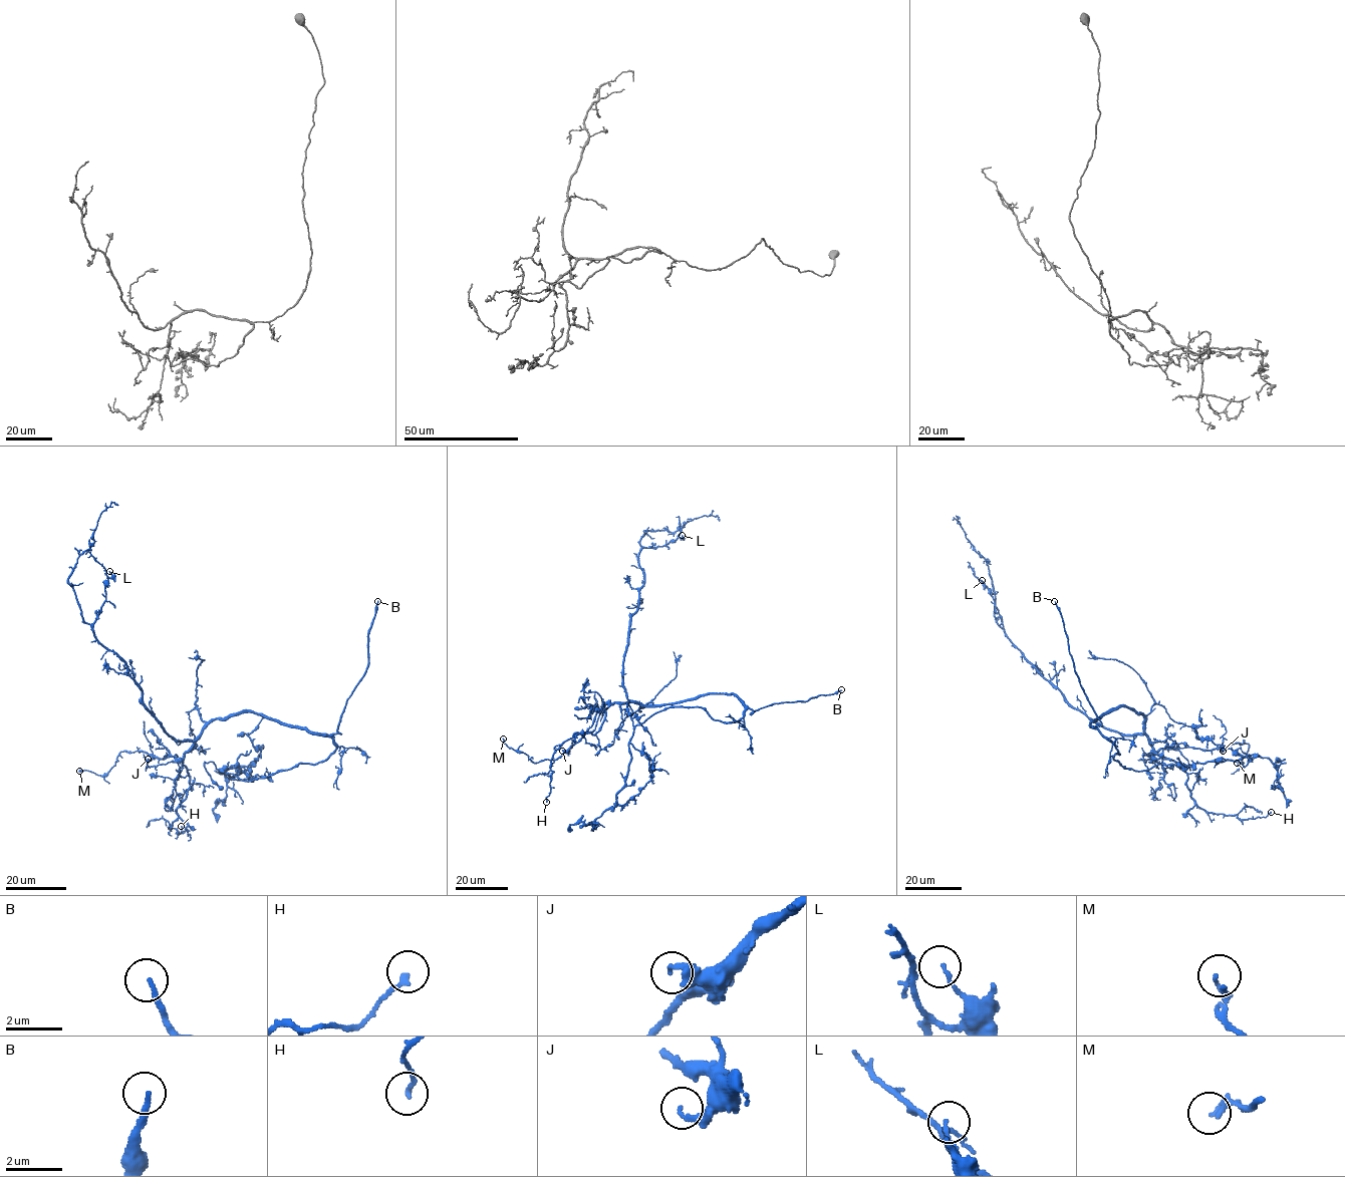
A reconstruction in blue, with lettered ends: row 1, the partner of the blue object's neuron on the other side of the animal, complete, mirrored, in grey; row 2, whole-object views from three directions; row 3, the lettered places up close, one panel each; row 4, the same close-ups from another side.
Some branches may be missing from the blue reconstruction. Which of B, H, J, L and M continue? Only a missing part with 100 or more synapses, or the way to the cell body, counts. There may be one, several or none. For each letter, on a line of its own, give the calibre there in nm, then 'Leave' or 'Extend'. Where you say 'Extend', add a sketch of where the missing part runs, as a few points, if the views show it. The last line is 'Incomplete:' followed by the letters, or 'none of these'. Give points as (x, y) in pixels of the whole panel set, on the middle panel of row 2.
B: Thickness 160 nm. Extend
H: Thickness 170 nm. Leave
J: Thickness 140 nm. Leave
L: Thickness 110 nm. Leave
M: Thickness 130 nm. Leave
Incomplete: B

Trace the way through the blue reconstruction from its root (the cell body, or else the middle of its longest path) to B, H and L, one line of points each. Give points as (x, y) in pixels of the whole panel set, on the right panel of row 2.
B: (1120, 707), (1091, 720), (1090, 724), (1101, 724), (1075, 672), (1062, 615), (1054, 601)
H: (1120, 707), (1141, 712), (1153, 749), (1186, 774), (1198, 807), (1240, 819), (1271, 812)
L: (1120, 707), (1141, 712), (1143, 733), (1110, 730), (1074, 708), (1007, 635), (994, 598), (982, 580)

